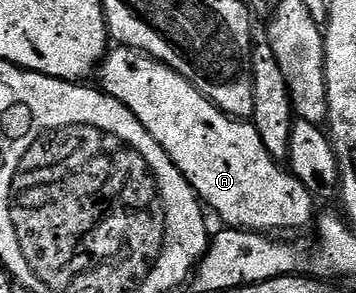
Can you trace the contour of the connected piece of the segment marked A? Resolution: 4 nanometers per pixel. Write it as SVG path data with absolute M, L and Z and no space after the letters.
M115 47L104 57L98 77L102 92L133 111L182 171L200 202L210 212L212 209L224 226L271 235L274 229L301 229L311 216L313 221L316 198L294 173L273 160L254 124L228 117L177 71L139 49Z

